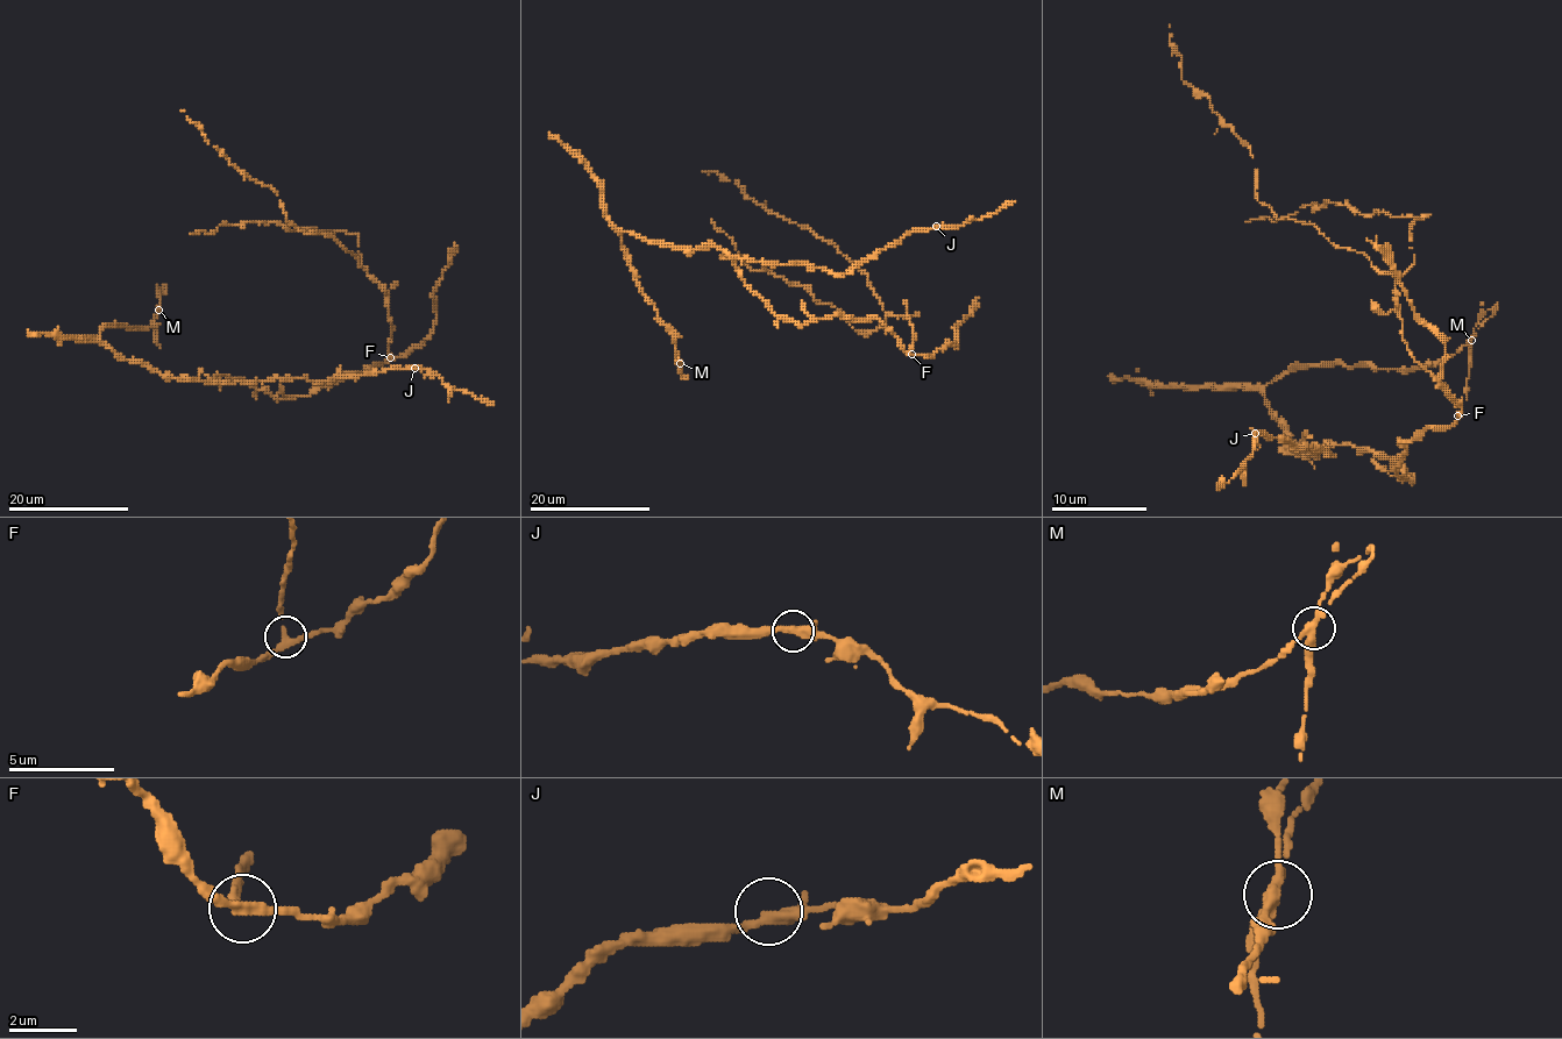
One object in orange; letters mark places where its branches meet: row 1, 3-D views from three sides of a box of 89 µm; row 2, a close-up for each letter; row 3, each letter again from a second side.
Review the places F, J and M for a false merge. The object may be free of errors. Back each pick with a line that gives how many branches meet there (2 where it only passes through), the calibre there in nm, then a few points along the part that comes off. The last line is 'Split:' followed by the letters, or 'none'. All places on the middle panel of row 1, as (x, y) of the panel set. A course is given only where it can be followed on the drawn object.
F: 3 | 280 nm | (911, 354), (909, 319), (885, 312), (868, 277), (833, 244), (769, 213), (717, 172), (702, 172)
Split: F

